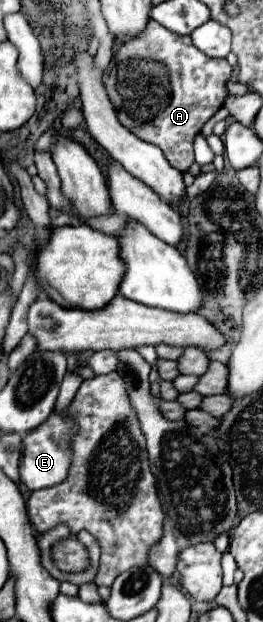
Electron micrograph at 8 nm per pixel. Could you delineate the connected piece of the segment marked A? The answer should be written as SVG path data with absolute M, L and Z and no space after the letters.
M150 20L144 34L128 38L120 48L116 46L116 54L104 74L104 84L122 126L144 142L158 146L176 170L186 172L194 164L192 142L196 134L228 96L226 82L230 74L232 68L226 60L202 54L190 36L178 36Z

